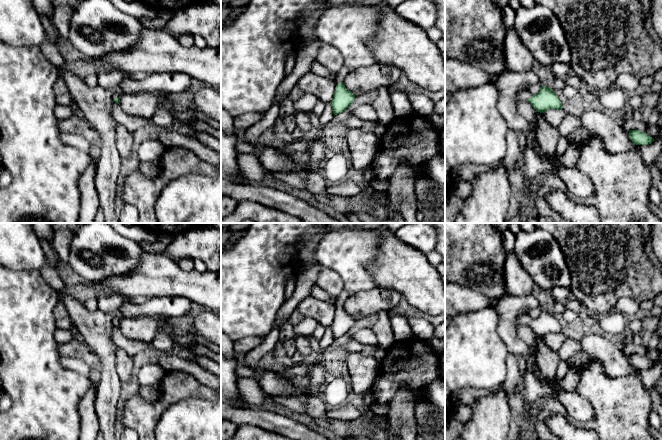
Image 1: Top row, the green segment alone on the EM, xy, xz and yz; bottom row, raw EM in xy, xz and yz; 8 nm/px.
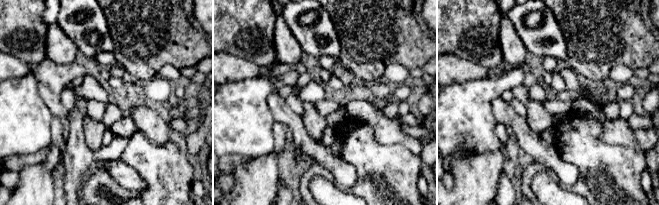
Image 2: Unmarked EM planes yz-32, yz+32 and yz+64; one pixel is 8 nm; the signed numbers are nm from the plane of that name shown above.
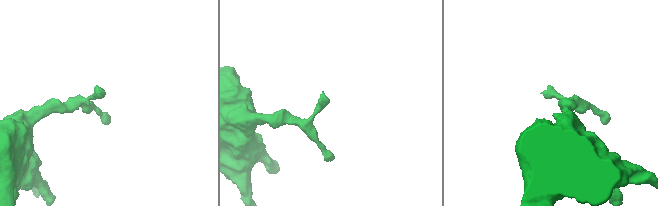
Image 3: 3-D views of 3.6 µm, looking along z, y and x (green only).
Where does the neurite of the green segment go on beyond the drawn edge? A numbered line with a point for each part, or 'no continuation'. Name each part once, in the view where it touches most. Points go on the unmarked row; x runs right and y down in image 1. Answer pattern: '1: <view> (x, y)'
1: yz (524, 319)

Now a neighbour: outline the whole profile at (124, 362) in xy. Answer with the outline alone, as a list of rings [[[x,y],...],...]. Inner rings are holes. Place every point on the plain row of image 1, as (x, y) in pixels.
[[[121,348],[116,351],[116,371],[122,383],[129,382],[133,373],[133,357]]]

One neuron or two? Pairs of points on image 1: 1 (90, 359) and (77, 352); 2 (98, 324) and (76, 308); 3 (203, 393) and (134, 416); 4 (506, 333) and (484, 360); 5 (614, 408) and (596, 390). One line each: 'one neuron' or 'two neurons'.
1: one neuron
2: one neuron
3: one neuron
4: two neurons
5: one neuron

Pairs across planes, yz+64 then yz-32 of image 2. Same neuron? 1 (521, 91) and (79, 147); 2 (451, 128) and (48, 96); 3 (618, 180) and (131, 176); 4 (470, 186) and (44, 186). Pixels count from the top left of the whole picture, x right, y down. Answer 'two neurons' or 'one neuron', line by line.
1: two neurons
2: two neurons
3: two neurons
4: one neuron

